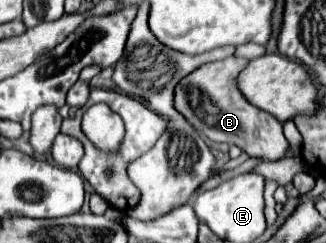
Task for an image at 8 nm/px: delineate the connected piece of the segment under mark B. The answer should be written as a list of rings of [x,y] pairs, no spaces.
[[[228,57],[202,65],[176,87],[176,109],[194,125],[196,131],[216,143],[240,147],[250,157],[264,157],[268,161],[282,159],[288,151],[288,141],[282,133],[282,123],[266,111],[250,105],[242,91],[236,87],[236,73],[248,65],[248,59]]]

